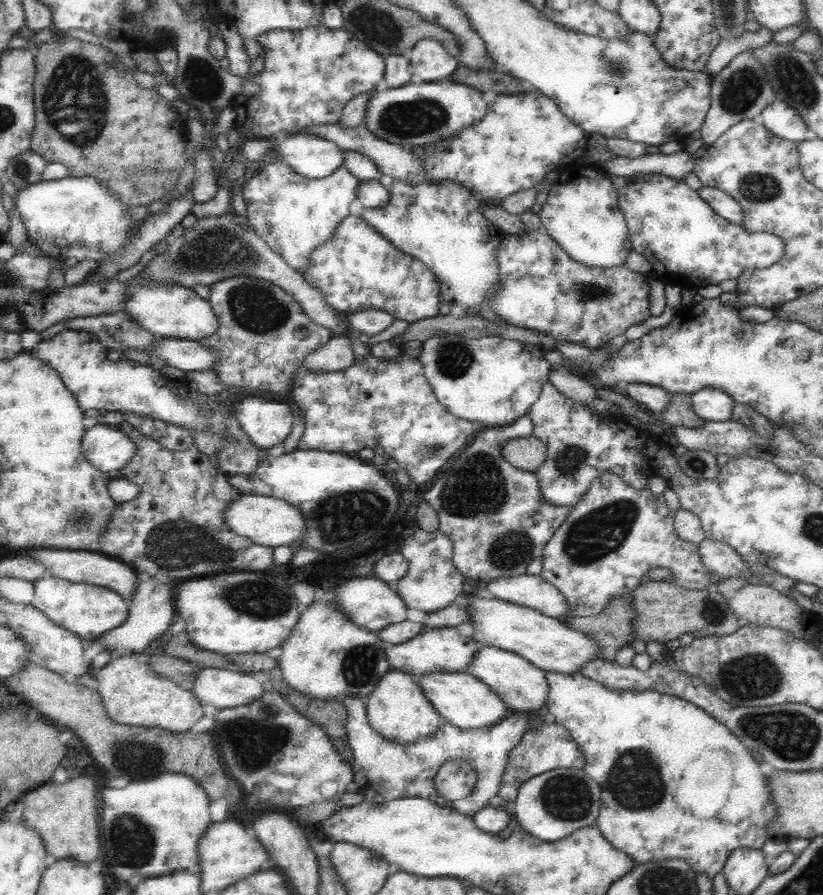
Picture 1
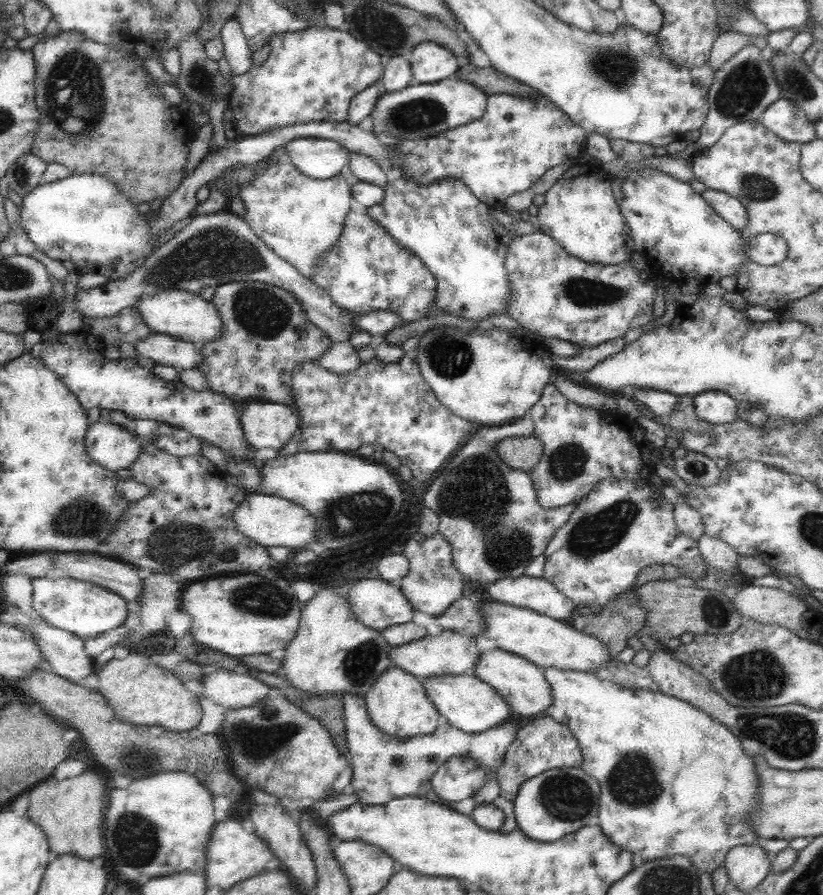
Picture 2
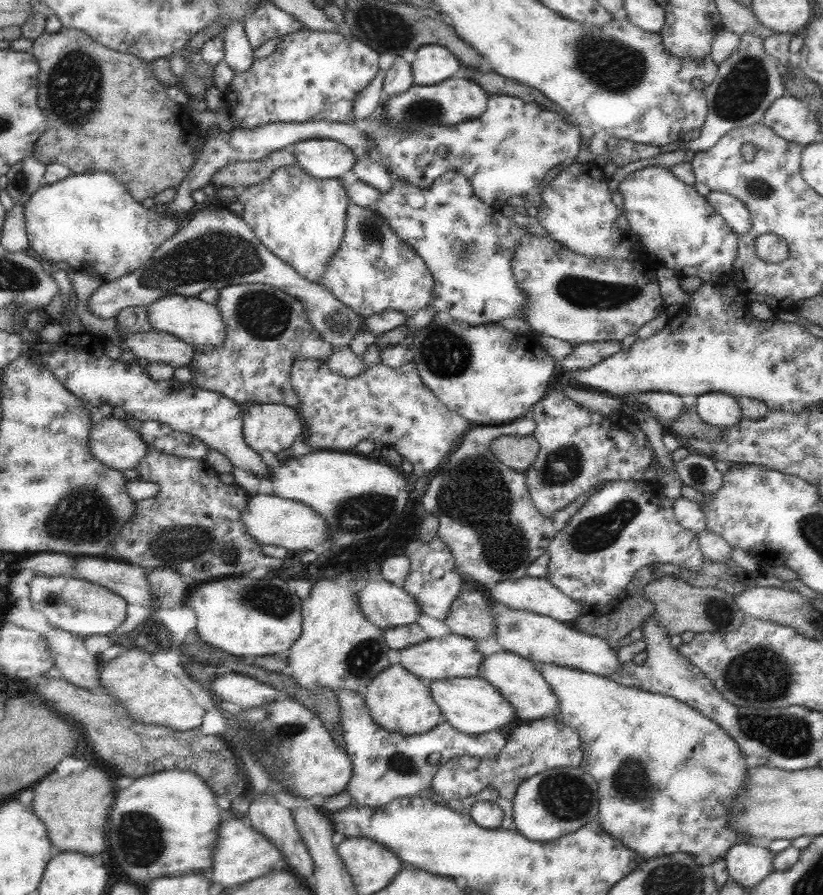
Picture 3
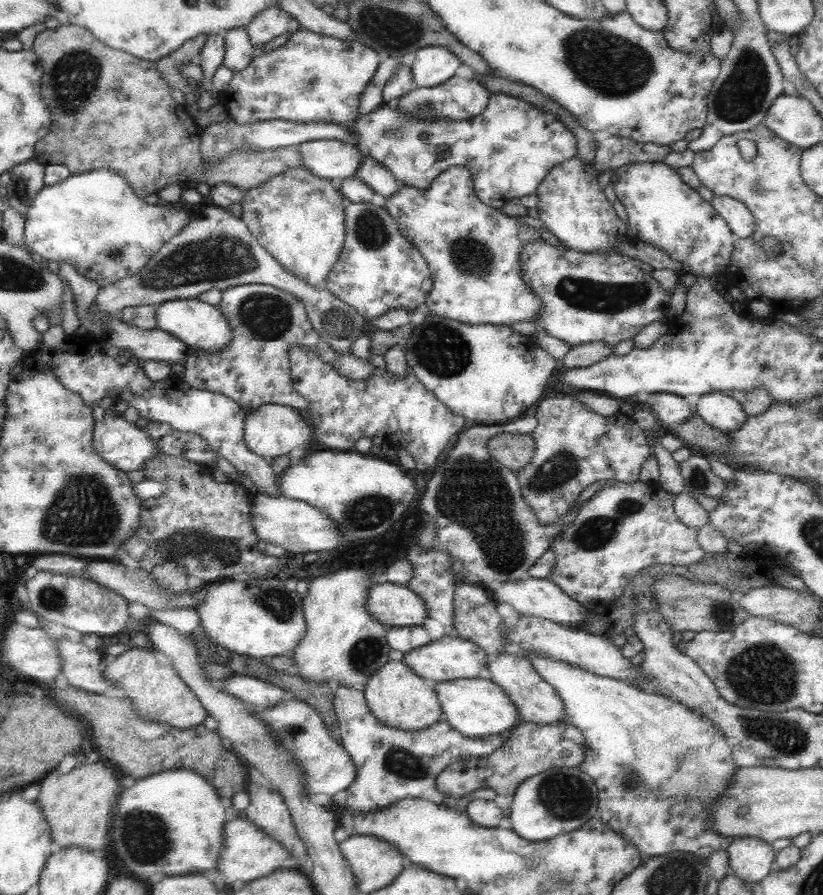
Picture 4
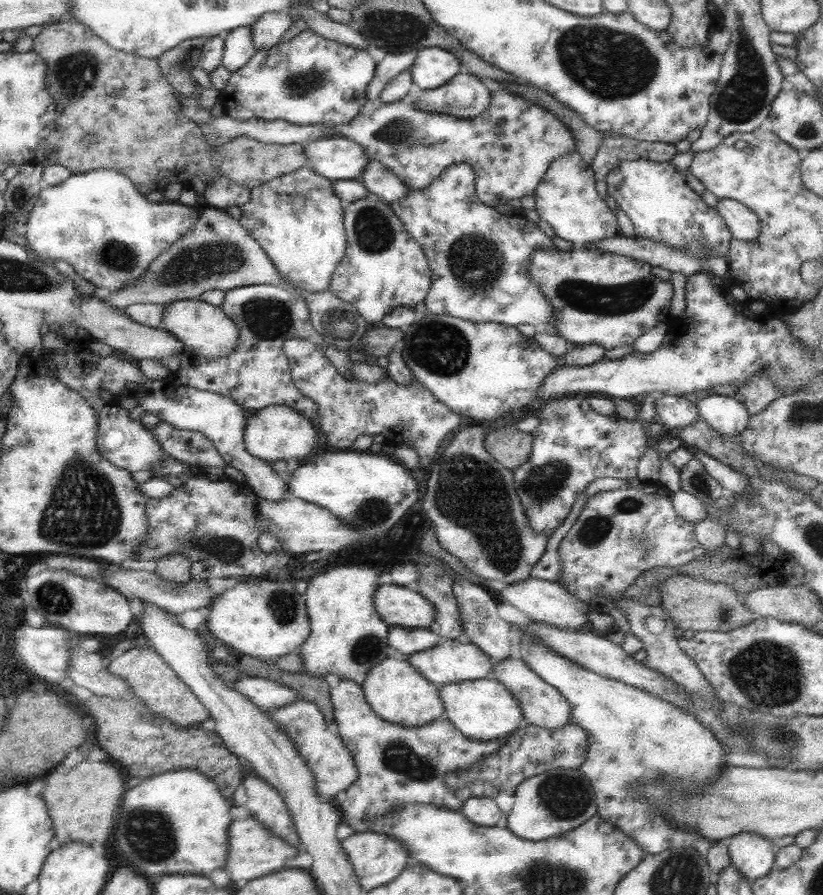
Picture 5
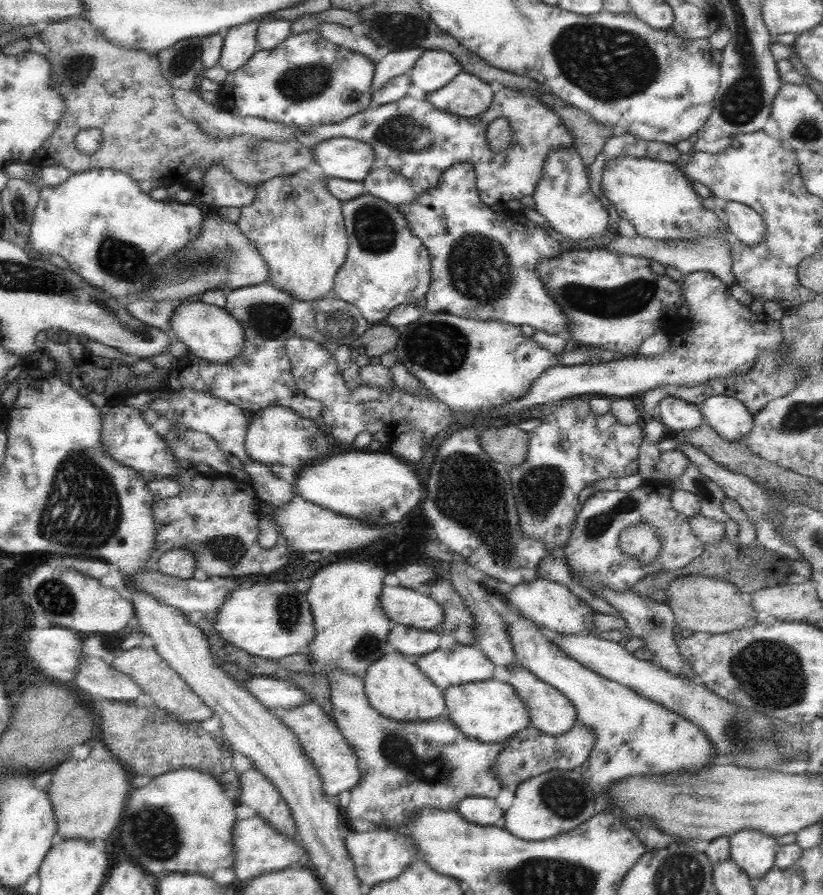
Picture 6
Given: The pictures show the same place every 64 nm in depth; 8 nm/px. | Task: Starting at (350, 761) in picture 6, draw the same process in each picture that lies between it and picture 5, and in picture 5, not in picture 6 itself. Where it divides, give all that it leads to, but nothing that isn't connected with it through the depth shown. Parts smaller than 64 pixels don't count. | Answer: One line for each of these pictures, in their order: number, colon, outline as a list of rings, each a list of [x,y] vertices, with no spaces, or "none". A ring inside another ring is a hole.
5: [[[297,700],[293,704],[289,704],[289,706],[283,706],[283,708],[275,710],[275,712],[267,712],[267,714],[291,738],[297,754],[311,768],[315,784],[317,784],[319,798],[325,798],[325,800],[333,802],[337,792],[347,790],[357,780],[357,766],[355,766],[351,754],[343,746],[341,738],[335,734],[333,726],[327,724],[327,720],[325,720],[323,712],[317,708],[317,704],[313,704],[311,700],[309,702]]]

